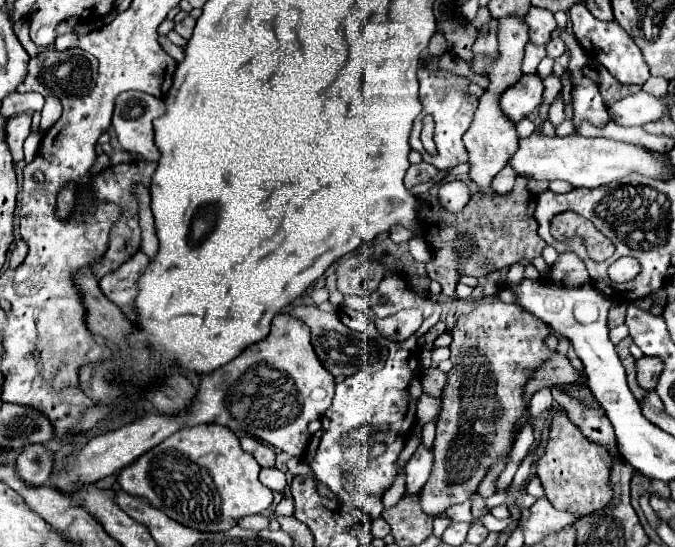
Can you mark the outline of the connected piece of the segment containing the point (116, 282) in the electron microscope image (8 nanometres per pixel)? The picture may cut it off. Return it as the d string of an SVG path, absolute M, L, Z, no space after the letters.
M144 252L134 254L130 262L122 264L114 274L106 274L106 278L100 280L102 292L120 308L132 310L134 298L138 294L138 278L148 268L150 258Z

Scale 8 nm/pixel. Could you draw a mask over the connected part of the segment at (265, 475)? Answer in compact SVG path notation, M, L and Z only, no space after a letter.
M262 468L260 470L260 482L264 486L268 486L270 490L276 490L280 494L284 494L286 488L286 474L278 468Z

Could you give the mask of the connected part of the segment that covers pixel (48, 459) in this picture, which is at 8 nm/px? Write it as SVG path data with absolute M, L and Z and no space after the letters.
M30 444L20 452L16 470L18 476L30 486L44 486L52 478L54 454L46 448L46 444Z

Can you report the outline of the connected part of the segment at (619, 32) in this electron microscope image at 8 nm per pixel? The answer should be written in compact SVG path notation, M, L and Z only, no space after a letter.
M574 4L570 8L570 20L572 20L572 30L576 40L580 42L580 46L584 48L586 56L598 64L602 64L604 68L608 68L608 72L622 84L644 84L650 78L650 70L648 64L640 52L640 48L636 46L636 42L630 38L630 34L614 20L604 22L598 20L590 14L590 10L584 4Z

